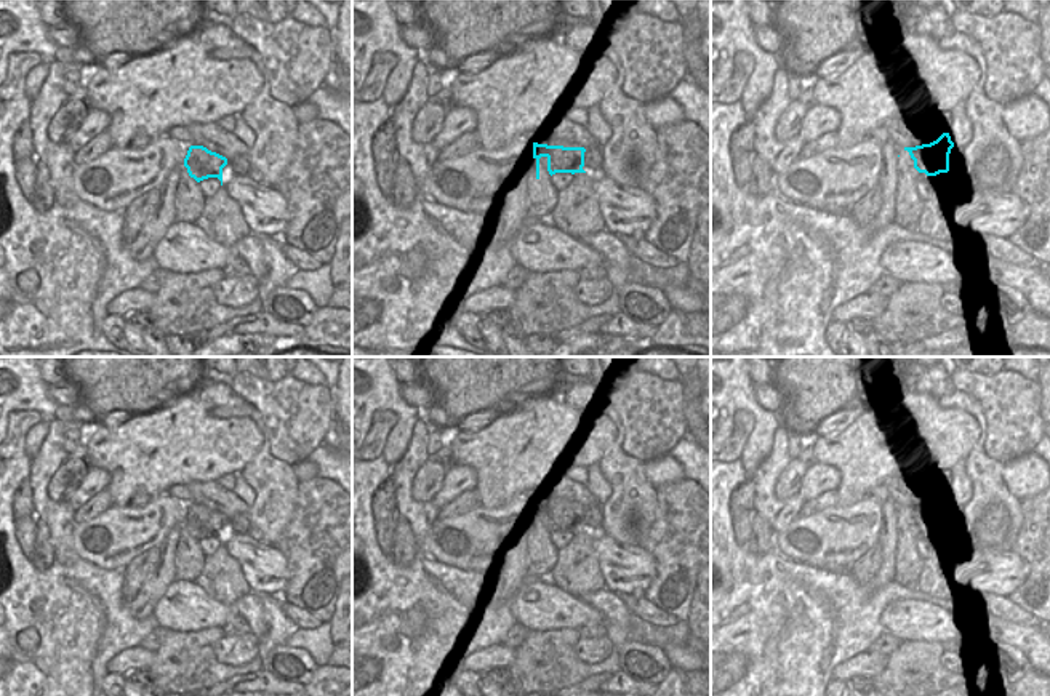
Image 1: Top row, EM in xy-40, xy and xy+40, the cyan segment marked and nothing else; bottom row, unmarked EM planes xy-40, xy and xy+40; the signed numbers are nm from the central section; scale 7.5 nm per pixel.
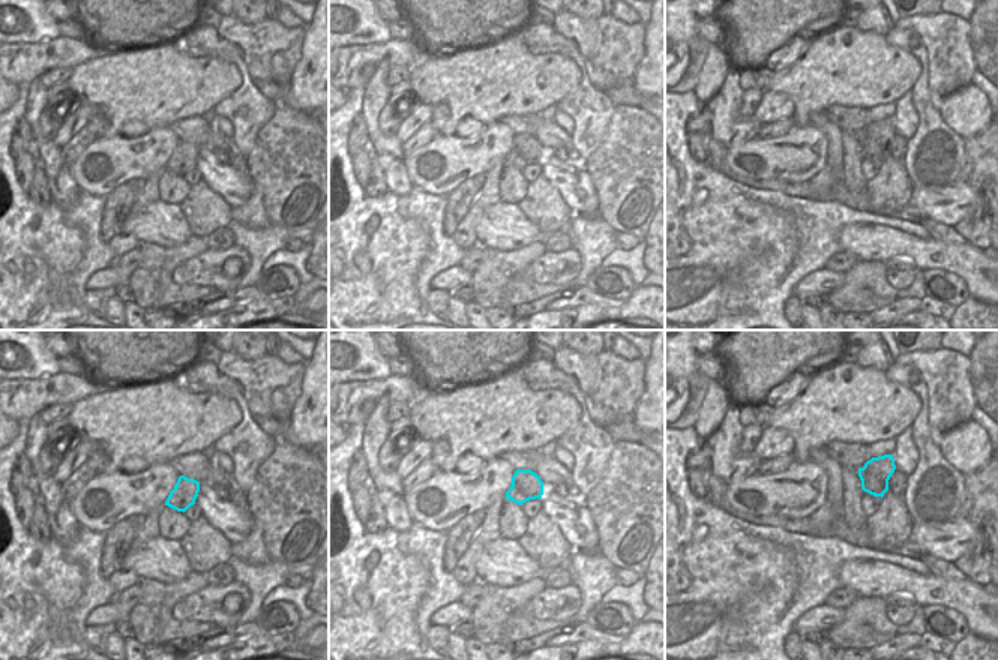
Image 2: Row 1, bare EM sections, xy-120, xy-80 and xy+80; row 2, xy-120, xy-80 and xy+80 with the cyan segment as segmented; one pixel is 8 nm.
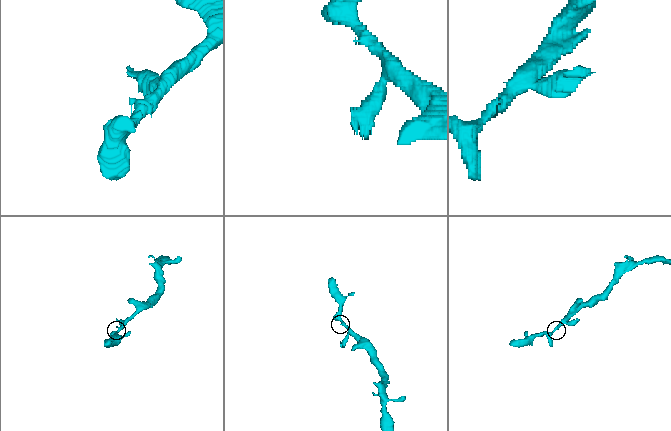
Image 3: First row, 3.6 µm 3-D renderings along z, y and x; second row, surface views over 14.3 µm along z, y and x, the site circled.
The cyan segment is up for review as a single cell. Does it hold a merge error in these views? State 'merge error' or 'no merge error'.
no merge error

